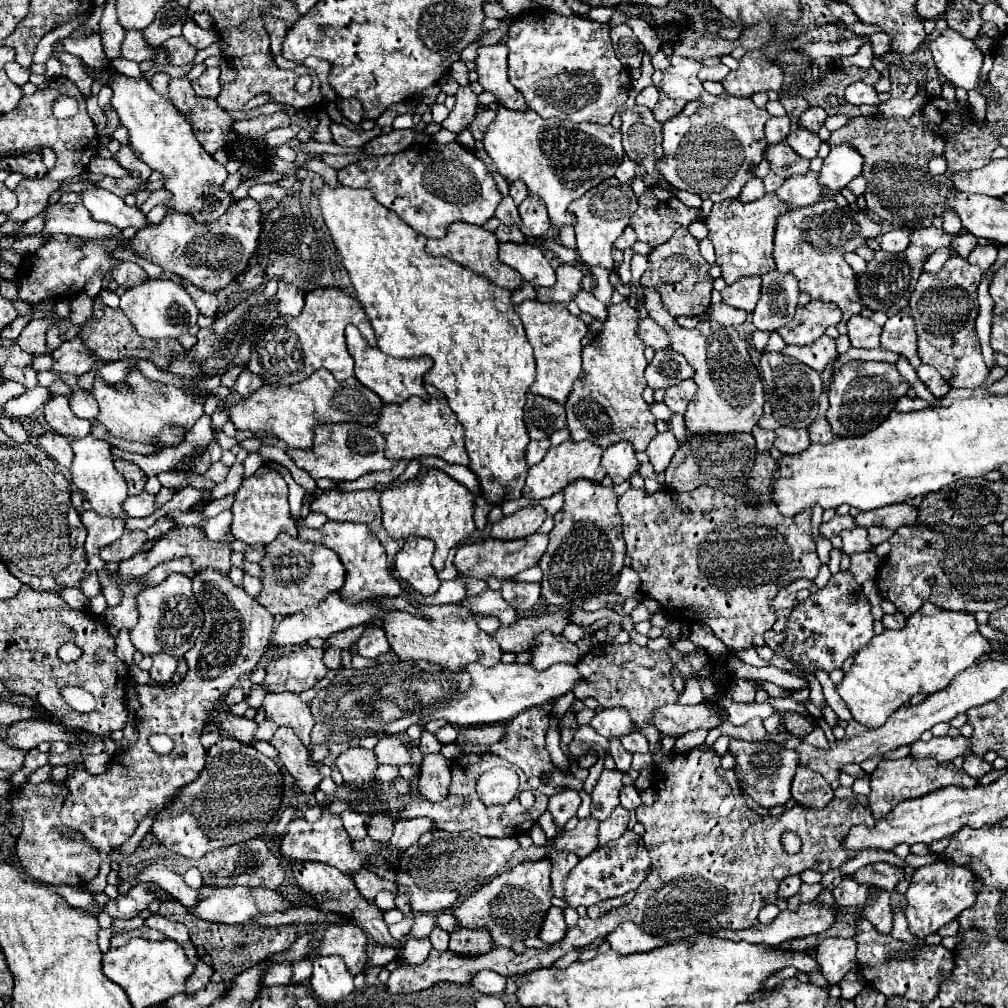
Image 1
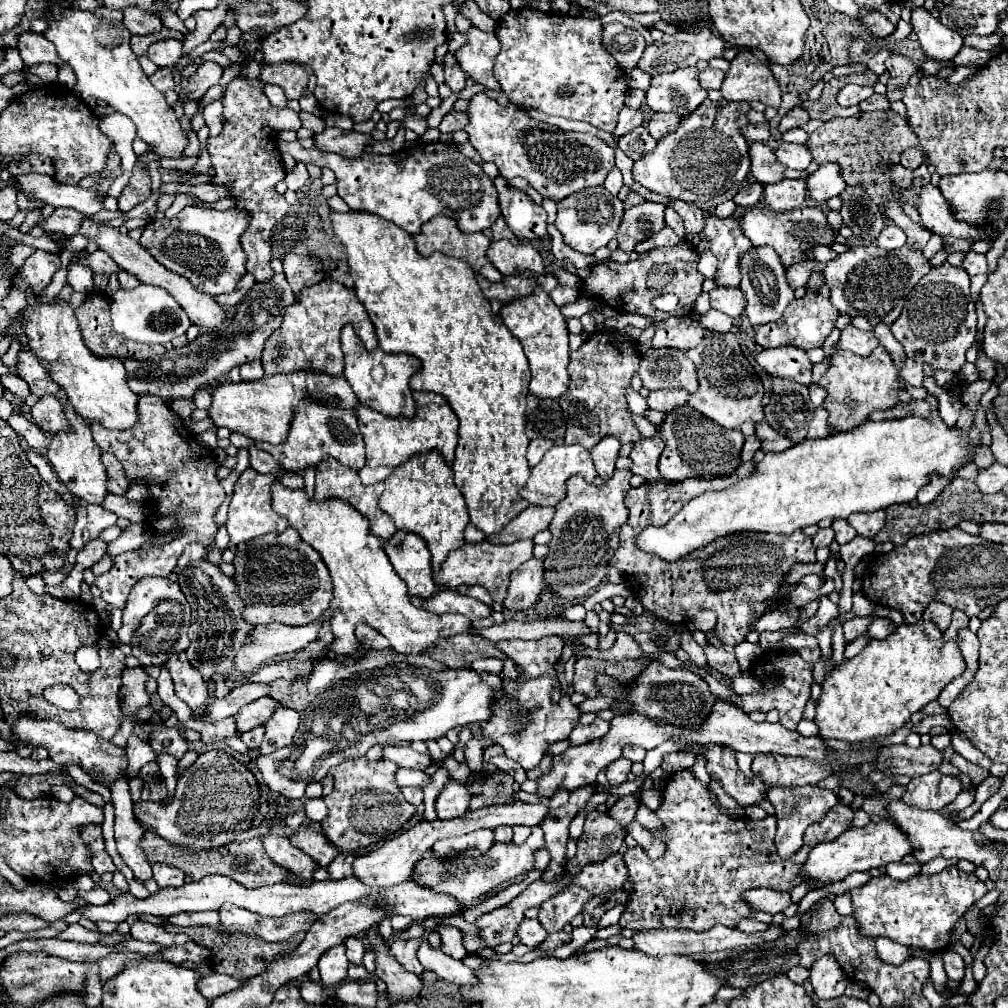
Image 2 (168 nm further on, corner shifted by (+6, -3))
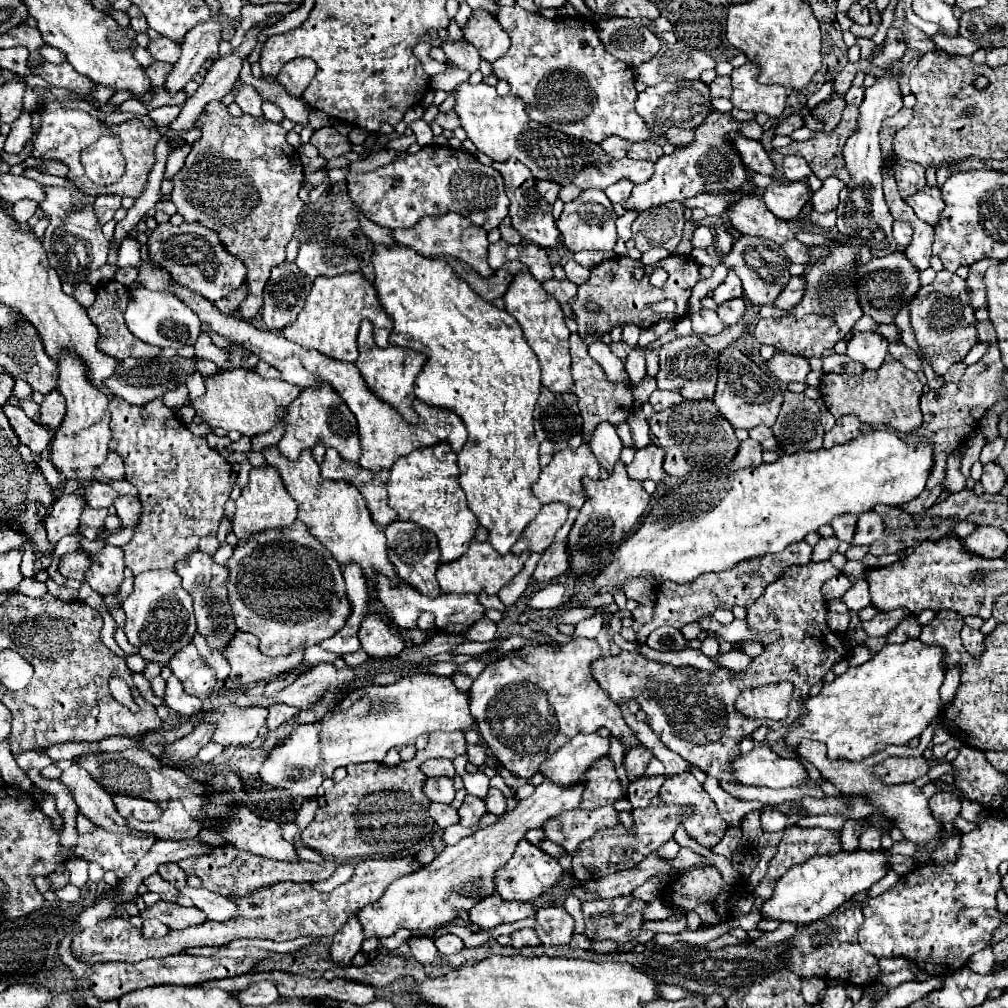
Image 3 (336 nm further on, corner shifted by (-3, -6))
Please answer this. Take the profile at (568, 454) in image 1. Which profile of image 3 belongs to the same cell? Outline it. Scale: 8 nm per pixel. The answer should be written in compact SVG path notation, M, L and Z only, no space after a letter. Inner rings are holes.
M581 444L579 448L565 448L553 456L549 466L541 470L539 480L533 484L533 494L541 500L541 504L549 502L563 502L569 508L581 508L585 502L585 490L581 486L581 478L589 476L591 480L599 478L599 462L589 450L587 444Z

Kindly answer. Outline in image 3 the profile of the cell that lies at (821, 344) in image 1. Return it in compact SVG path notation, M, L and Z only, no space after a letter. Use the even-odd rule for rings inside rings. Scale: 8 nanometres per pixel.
M777 352L767 362L767 366L785 384L789 384L789 382L805 382L807 374L811 370L807 358L795 356L795 354L785 354L785 352Z

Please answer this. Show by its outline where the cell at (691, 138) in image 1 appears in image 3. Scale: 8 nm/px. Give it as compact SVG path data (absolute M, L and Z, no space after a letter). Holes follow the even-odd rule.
M715 110L695 130L695 140L687 148L677 148L671 156L661 156L655 162L653 178L645 184L637 184L631 196L625 202L621 202L621 206L625 210L635 210L637 214L641 214L651 206L667 204L671 200L683 202L685 198L693 198L701 192L717 194L725 190L739 190L747 182L747 170L741 164L741 158L733 150L733 146L725 142L725 134L737 130L739 130L739 122L731 120L731 114L721 114Z

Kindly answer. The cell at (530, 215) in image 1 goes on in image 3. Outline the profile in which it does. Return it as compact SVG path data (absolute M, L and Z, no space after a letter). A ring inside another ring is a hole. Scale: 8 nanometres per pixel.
M509 158L507 162L493 162L493 168L497 172L501 172L503 180L505 180L505 188L507 188L507 198L511 200L509 204L509 216L511 216L511 222L513 226L521 232L521 236L531 242L531 244L537 244L541 248L553 248L557 244L557 226L555 226L555 220L553 220L553 206L537 192L535 184L537 184L537 178L533 178L531 170L521 166L521 162Z

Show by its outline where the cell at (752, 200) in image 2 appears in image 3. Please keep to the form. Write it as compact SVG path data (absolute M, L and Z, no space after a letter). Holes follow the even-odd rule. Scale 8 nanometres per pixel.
M697 194L693 198L687 198L683 204L685 208L703 208L707 214L723 214L733 202L737 202L739 194L727 194L727 196L715 196L715 194Z

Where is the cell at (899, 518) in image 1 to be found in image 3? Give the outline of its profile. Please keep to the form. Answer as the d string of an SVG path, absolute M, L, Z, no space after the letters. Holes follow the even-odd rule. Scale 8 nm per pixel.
M869 510L869 514L861 514L857 528L855 528L853 544L855 546L871 546L875 540L879 540L883 536L883 528L885 526L881 526L881 518L877 512Z

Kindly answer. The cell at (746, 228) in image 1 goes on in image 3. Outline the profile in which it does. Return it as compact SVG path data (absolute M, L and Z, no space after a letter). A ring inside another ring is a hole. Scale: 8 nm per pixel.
M729 270L725 282L713 292L713 300L715 300L717 304L723 304L723 302L727 302L727 300L741 298L741 296L743 296L743 286L741 286L739 278Z

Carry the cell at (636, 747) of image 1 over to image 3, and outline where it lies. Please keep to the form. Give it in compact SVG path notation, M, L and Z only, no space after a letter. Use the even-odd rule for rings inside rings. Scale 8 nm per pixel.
M575 638L557 650L529 642L491 662L469 690L469 708L485 748L519 778L531 778L545 758L579 732L593 734L605 726L613 736L621 736L625 746L641 744L623 722L619 706L591 676L589 664L599 656L597 640Z

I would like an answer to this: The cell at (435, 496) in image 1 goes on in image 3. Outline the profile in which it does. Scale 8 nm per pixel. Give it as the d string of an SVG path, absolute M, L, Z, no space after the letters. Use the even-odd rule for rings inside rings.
M439 442L435 446L419 448L407 456L397 458L391 466L387 492L389 506L397 510L401 520L411 520L419 526L425 526L427 530L433 530L439 540L443 562L453 562L461 554L465 554L479 522L475 514L467 508L465 492L459 486L457 454L451 450L449 444Z

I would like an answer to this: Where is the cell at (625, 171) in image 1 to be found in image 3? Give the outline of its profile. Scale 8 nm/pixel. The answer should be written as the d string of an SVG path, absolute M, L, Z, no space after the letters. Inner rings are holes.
M621 180L621 182L615 182L613 186L609 186L609 188L605 190L605 194L609 196L609 200L611 200L613 204L617 204L617 202L621 202L621 200L629 198L631 190L633 190L633 184L631 184L631 182Z

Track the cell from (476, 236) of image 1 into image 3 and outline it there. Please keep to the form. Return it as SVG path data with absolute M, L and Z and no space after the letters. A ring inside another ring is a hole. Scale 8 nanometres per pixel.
M445 214L445 216L425 216L421 218L421 222L417 222L413 228L407 230L395 230L393 238L399 244L405 244L409 248L413 248L415 252L423 254L423 256L453 256L459 258L463 262L467 262L475 272L479 272L481 276L489 276L493 274L493 270L487 264L487 232L481 230L479 226L473 226L469 222L469 218L461 216L461 214Z

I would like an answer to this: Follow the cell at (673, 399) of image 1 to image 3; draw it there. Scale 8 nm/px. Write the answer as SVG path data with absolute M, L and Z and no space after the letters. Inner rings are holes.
M655 390L651 396L649 396L649 402L651 406L655 408L655 412L661 412L669 406L675 406L677 402L683 402L681 394L675 394L675 392L661 392L661 390Z

